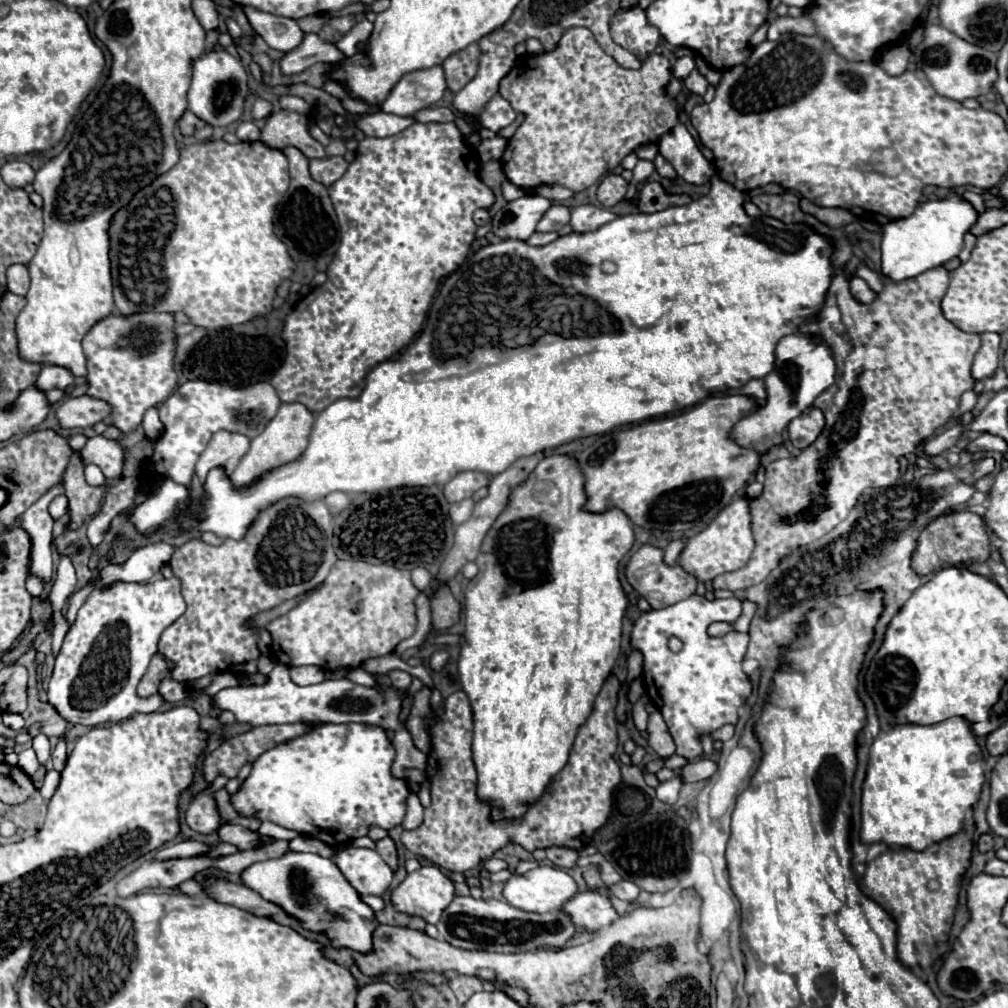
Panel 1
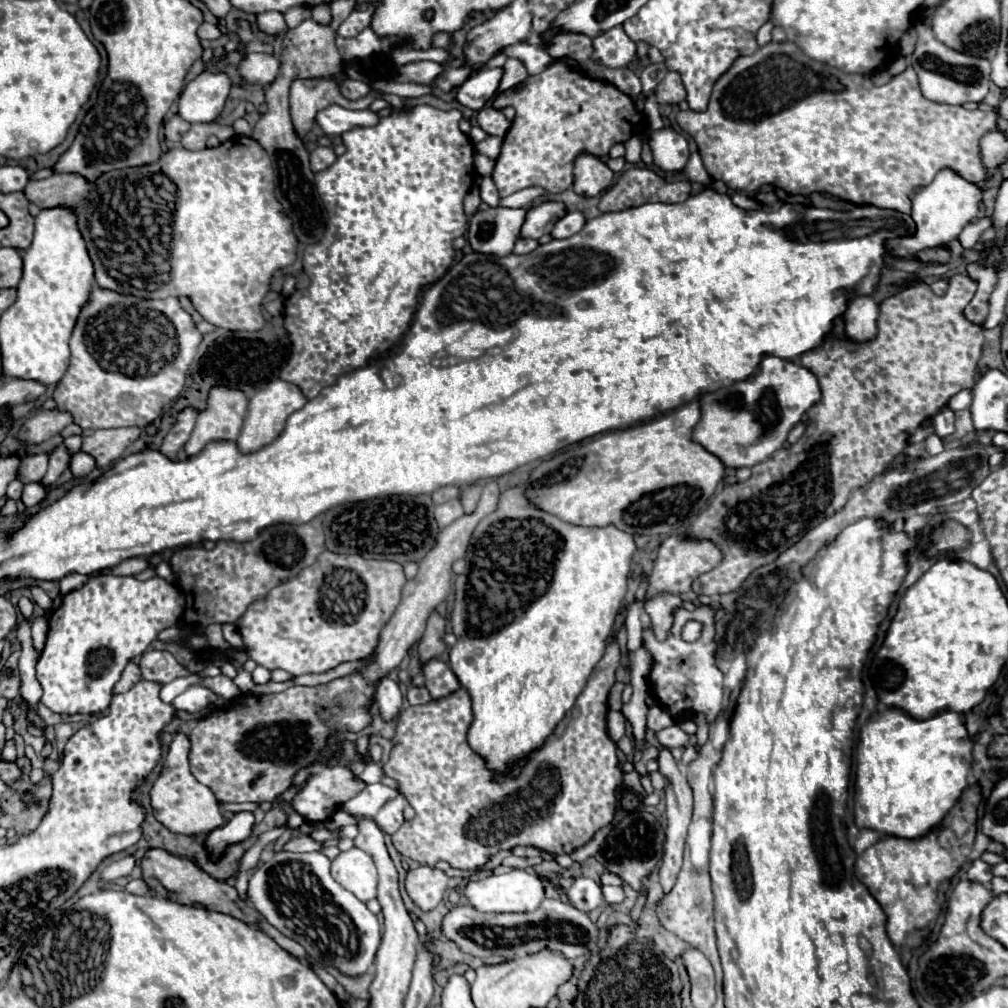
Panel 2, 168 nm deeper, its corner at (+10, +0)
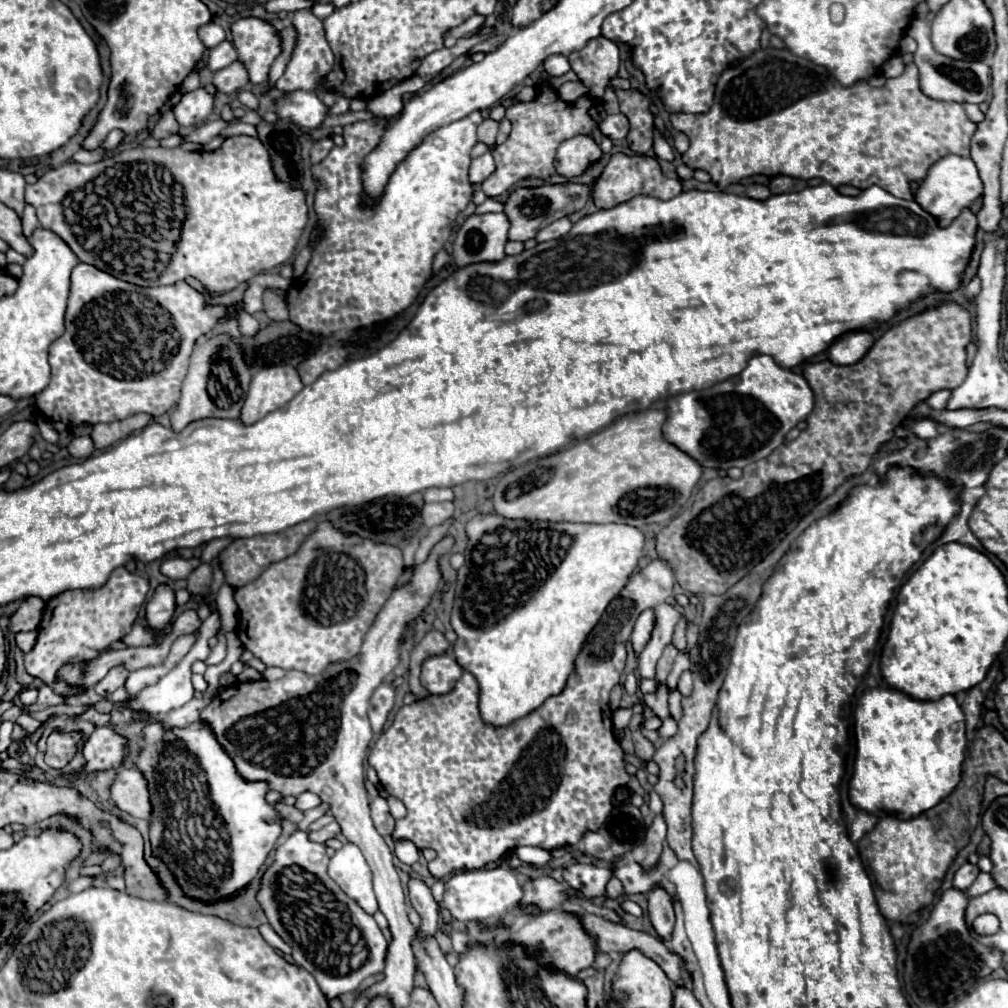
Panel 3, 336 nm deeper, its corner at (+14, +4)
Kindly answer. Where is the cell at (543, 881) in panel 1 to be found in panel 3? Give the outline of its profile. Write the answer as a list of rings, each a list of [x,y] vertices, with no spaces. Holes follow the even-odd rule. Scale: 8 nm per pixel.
[[[498,866],[492,870],[470,870],[470,872],[456,872],[444,884],[444,894],[440,900],[440,908],[446,908],[454,920],[490,920],[498,918],[504,912],[512,910],[522,898],[522,886],[516,880],[516,874],[506,868]]]

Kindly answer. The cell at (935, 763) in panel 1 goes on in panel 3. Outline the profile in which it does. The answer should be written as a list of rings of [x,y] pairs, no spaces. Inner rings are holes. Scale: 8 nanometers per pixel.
[[[868,688],[856,708],[856,764],[850,780],[850,802],[876,816],[918,816],[918,812],[930,810],[944,800],[958,784],[962,774],[962,762],[966,758],[966,734],[964,712],[952,694],[940,700],[914,700],[908,694],[894,688]]]

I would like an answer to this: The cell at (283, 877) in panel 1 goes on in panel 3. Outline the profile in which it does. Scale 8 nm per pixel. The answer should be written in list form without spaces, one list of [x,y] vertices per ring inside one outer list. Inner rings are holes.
[[[294,832],[282,846],[276,848],[276,860],[262,876],[258,902],[262,904],[270,926],[292,948],[294,962],[316,978],[326,998],[336,998],[344,992],[354,992],[364,978],[384,970],[388,940],[384,938],[374,918],[366,916],[366,912],[362,912],[362,908],[352,898],[348,898],[342,888],[328,876],[326,866],[326,846],[312,842],[308,838],[308,832]]]

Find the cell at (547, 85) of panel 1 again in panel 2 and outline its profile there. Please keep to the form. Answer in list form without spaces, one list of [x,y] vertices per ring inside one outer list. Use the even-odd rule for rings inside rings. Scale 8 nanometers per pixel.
[[[564,58],[554,60],[540,74],[528,76],[522,84],[502,92],[492,102],[492,106],[498,110],[512,106],[516,110],[516,118],[504,138],[502,152],[496,158],[496,166],[492,172],[492,180],[502,198],[528,186],[542,186],[548,192],[564,192],[574,184],[574,160],[580,154],[606,158],[614,144],[624,144],[632,136],[640,136],[650,126],[648,116],[636,108],[634,100],[628,94],[620,92],[606,80],[588,78],[584,72],[568,66]]]

